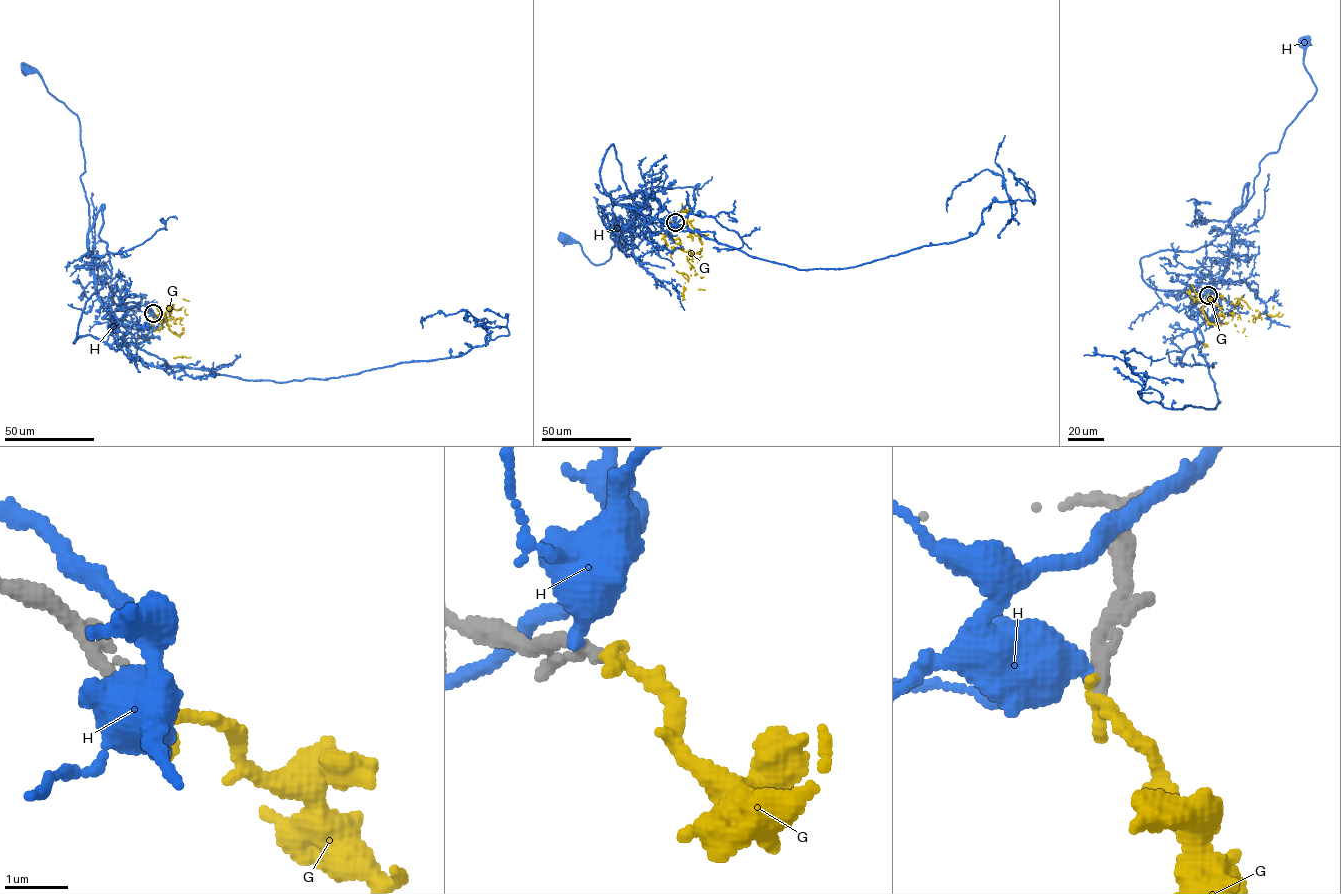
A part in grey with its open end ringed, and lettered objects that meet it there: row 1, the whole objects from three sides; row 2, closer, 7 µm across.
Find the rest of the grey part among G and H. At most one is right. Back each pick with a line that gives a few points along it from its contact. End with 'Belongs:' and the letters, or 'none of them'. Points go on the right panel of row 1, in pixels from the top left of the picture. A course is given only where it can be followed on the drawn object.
G: via (1208, 294), (1203, 312), (1212, 324), (1226, 324), (1234, 313), (1249, 321), (1283, 314)
Belongs: G

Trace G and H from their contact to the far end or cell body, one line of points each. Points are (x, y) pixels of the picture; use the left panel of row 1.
G: (153, 313), (165, 321), (174, 333), (180, 335), (183, 330), (180, 319), (174, 320), (174, 323), (169, 308)
H: (152, 313), (144, 305), (128, 308), (116, 321), (100, 299), (80, 178), (79, 119), (27, 69)

